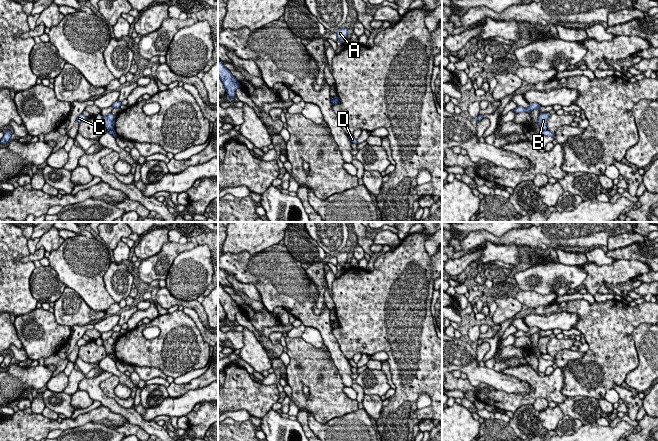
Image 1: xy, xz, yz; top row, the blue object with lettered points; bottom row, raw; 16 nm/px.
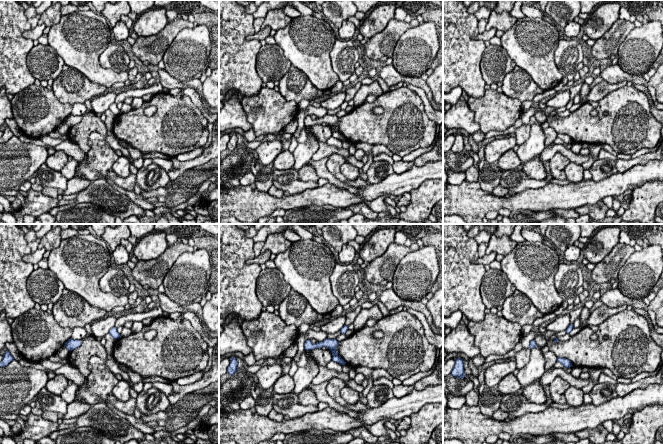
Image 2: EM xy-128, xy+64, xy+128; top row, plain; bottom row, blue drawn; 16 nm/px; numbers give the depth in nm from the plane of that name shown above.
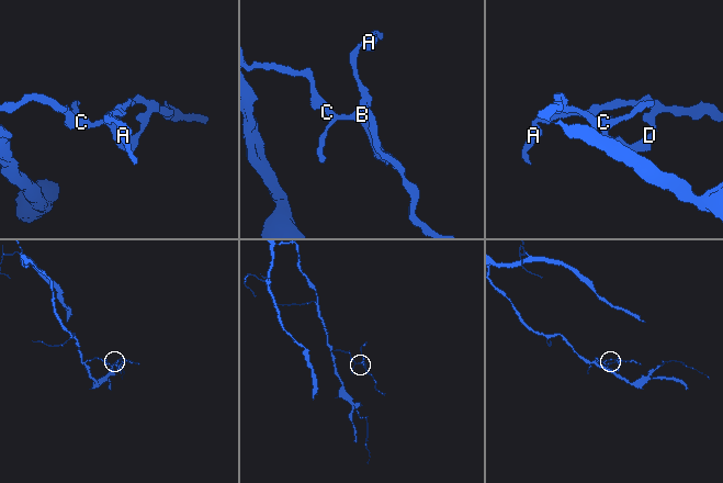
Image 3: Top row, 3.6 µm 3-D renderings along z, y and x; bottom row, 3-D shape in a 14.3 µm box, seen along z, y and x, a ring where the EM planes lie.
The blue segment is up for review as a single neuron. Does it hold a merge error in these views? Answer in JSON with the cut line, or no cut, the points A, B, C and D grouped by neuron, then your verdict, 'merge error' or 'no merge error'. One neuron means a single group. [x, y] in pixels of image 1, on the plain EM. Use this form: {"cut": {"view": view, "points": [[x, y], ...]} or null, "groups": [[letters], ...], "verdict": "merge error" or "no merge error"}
{"cut": {"view": "yz", "points": [[541, 353], [546, 354]]}, "groups": [["A", "D"], ["B", "C"]], "verdict": "merge error"}

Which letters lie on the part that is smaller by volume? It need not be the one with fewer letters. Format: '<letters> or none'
A, D

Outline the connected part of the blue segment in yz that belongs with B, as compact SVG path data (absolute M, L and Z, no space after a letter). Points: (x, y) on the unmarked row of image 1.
M540 337L538 340L538 349L541 354L547 354L547 344L549 342L549 337Z

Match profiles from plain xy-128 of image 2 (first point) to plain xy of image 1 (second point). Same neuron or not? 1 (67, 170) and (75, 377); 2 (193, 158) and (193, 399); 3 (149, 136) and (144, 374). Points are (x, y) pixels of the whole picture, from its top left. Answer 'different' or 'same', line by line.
1: same
2: different
3: different

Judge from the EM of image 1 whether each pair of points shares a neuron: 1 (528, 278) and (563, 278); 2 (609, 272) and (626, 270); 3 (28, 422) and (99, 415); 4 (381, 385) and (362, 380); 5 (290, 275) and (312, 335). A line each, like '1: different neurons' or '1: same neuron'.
1: same neuron
2: same neuron
3: same neuron
4: same neuron
5: different neurons

